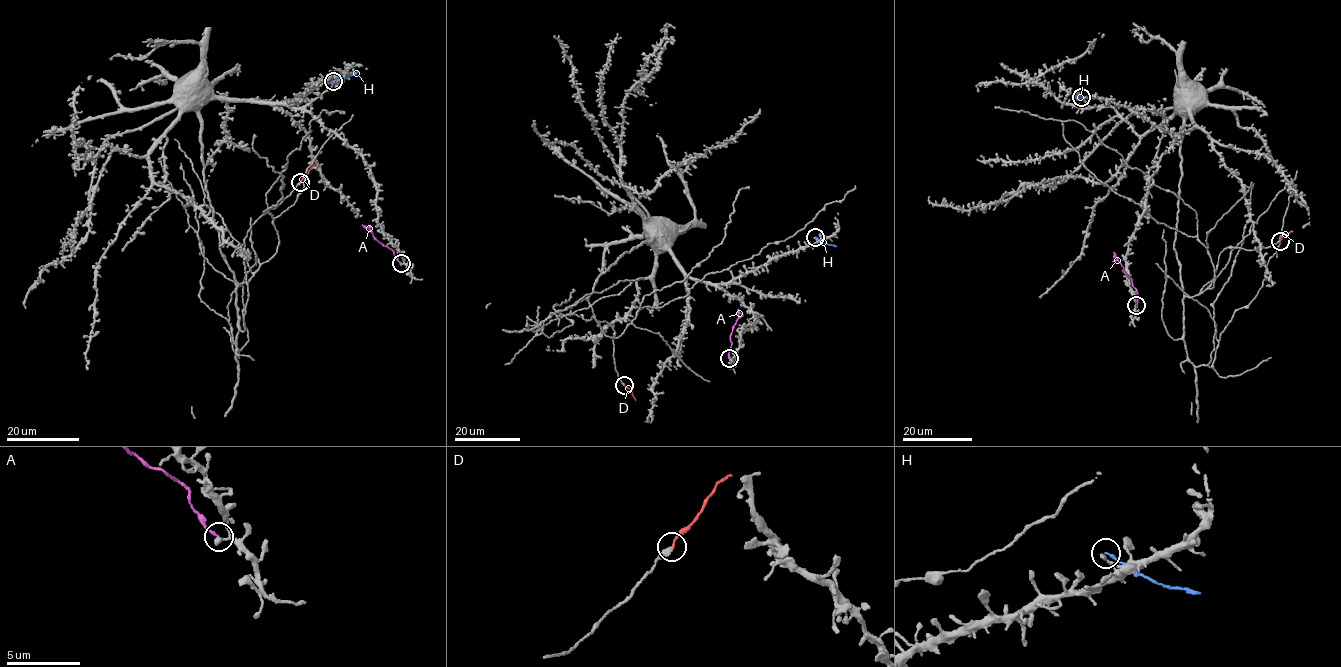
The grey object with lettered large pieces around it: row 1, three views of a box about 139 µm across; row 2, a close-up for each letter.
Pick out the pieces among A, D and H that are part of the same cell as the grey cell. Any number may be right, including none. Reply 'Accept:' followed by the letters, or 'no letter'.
Accept: D

